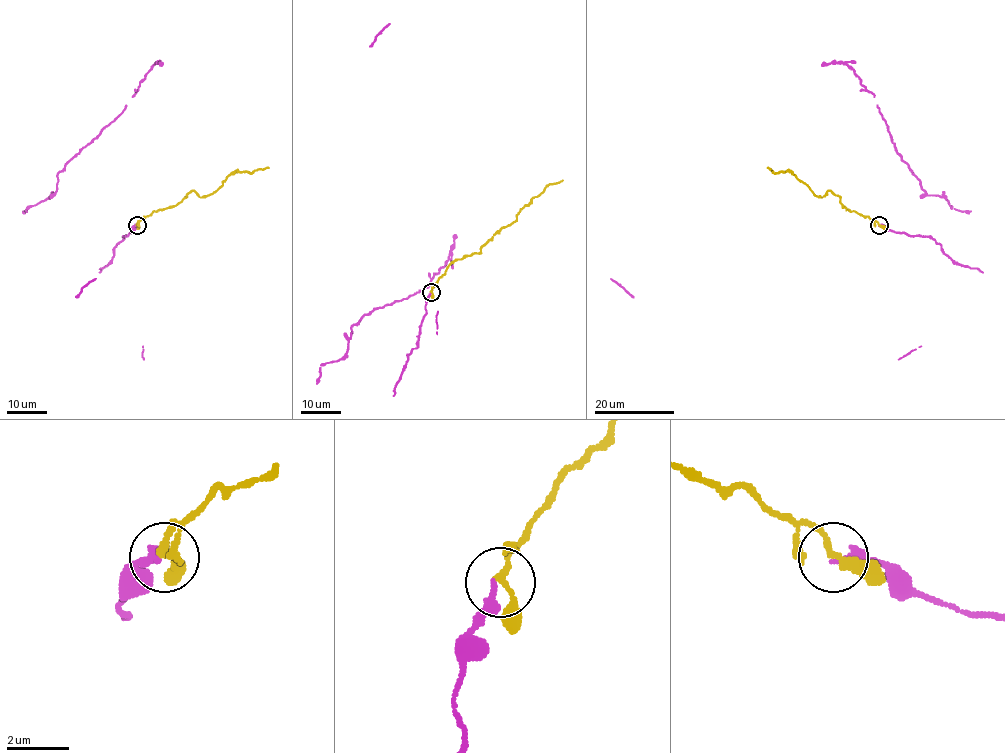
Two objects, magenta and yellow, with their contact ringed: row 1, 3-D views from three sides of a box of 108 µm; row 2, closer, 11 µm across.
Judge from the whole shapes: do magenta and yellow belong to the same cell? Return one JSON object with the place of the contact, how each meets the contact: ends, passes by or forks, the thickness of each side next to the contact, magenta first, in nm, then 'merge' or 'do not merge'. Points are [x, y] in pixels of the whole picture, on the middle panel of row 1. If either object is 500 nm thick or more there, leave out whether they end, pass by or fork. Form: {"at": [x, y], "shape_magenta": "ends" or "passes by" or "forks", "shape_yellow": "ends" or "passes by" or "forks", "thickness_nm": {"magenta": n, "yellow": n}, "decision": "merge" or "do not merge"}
{"at": [431, 292], "shape_magenta": "ends", "shape_yellow": "passes by", "thickness_nm": {"magenta": 240, "yellow": 200}, "decision": "merge"}

